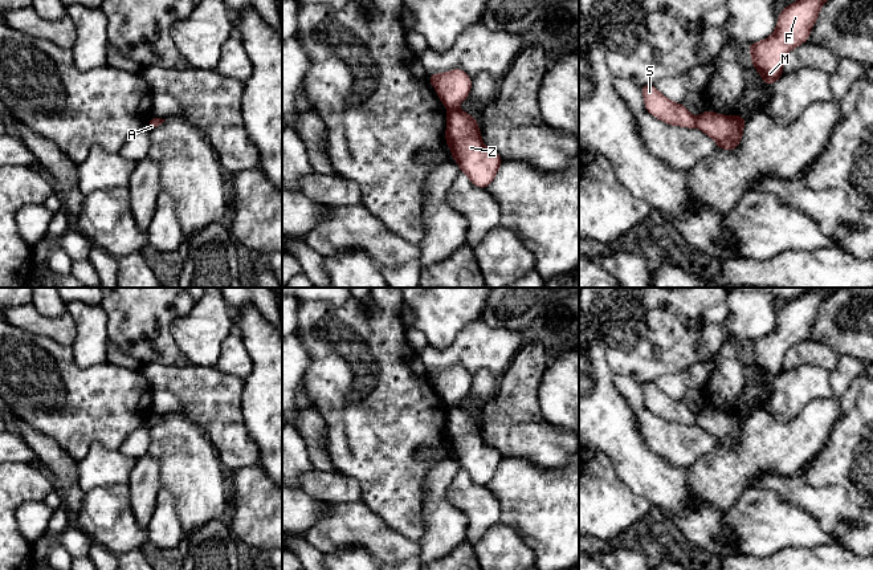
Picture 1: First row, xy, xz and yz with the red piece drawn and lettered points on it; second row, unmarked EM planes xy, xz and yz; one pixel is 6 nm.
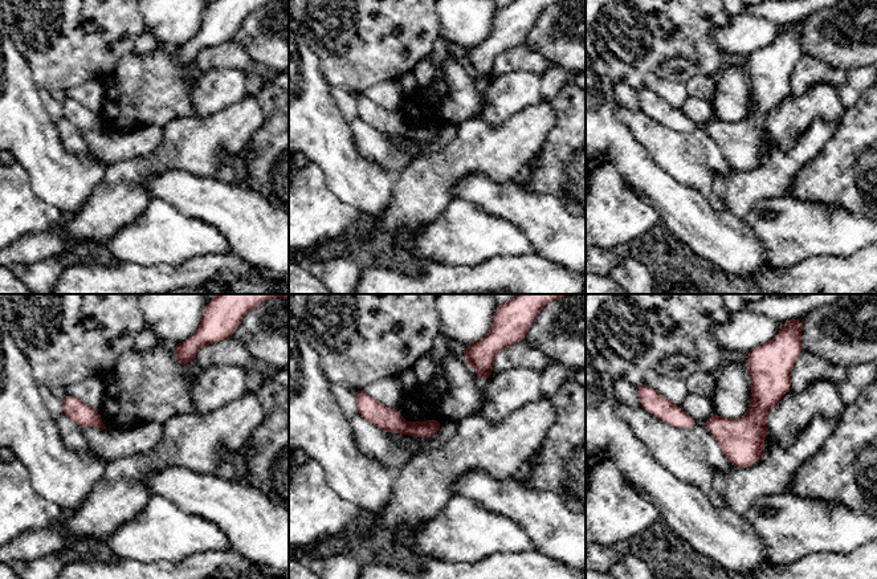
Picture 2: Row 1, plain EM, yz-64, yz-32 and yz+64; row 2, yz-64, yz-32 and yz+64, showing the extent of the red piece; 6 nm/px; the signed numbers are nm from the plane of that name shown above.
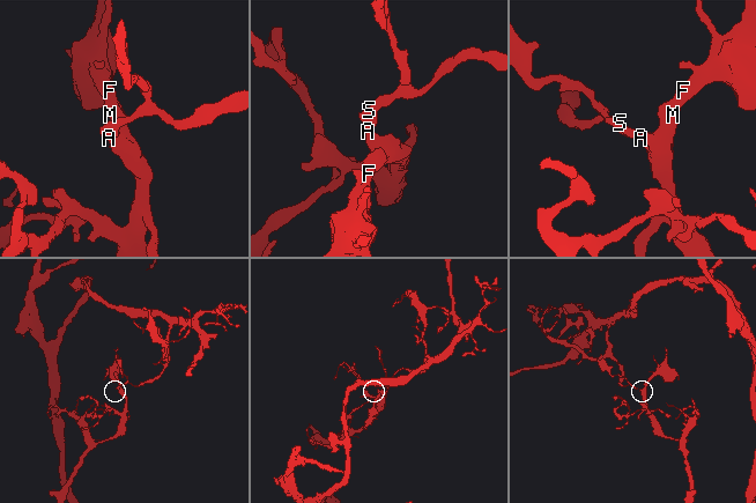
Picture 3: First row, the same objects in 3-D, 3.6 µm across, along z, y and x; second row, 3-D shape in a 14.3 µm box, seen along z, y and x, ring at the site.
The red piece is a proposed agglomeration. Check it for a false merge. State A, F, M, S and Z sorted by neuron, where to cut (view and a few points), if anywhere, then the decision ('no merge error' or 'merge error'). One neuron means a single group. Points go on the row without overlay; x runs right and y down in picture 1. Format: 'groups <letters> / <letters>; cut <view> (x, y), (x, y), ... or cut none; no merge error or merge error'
groups A F M Z / S; cut yz (697, 414), (694, 423); merge error

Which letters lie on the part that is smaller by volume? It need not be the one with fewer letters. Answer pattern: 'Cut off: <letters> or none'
Cut off: A, F, M, Z

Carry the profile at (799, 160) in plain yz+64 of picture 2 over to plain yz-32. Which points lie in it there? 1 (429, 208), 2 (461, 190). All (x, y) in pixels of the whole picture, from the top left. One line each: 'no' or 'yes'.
1: yes
2: no

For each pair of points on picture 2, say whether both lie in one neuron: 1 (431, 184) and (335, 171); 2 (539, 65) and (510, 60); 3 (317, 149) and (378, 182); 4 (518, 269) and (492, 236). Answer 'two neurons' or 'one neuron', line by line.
1: two neurons
2: one neuron
3: one neuron
4: two neurons

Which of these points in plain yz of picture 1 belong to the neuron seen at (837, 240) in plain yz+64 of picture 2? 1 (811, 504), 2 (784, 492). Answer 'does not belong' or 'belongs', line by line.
1: does not belong
2: does not belong

